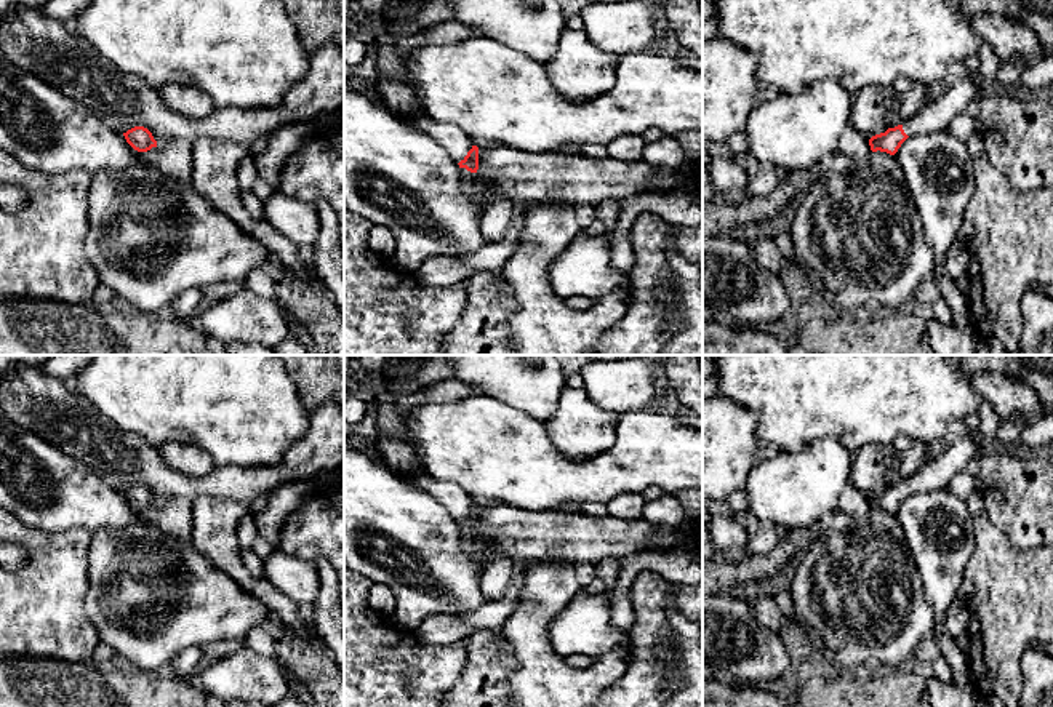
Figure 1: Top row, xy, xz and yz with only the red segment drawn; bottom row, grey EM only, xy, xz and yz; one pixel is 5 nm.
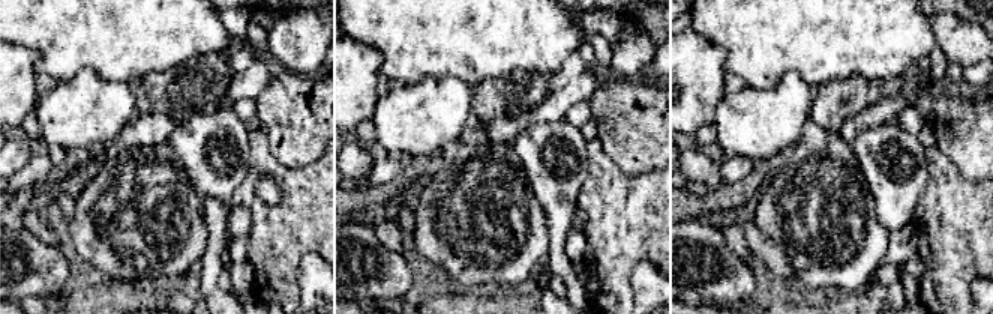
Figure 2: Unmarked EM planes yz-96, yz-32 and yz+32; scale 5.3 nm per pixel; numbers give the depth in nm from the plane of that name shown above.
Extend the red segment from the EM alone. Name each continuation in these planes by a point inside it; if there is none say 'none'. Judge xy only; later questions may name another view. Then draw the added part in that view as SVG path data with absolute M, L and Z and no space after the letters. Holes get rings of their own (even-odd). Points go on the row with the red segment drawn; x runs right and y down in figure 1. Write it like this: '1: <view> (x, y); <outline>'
none

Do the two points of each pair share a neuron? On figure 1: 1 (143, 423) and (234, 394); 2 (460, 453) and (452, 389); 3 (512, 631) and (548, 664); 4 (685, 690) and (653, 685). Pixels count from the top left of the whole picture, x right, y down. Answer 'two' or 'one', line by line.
1: one
2: two
3: one
4: two

